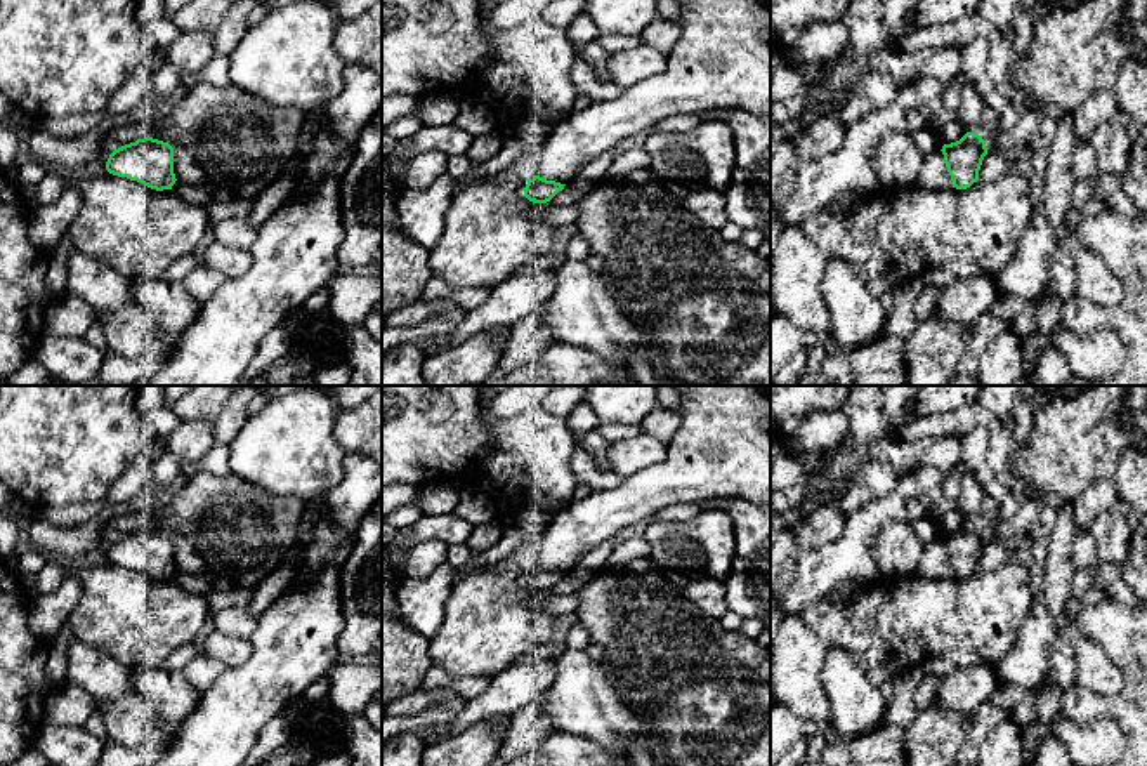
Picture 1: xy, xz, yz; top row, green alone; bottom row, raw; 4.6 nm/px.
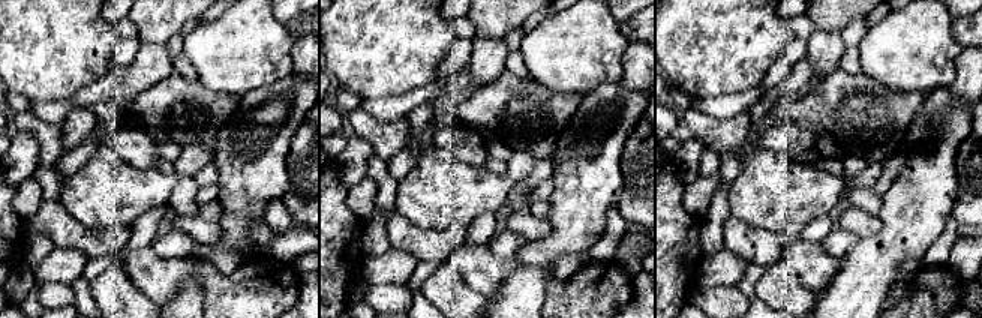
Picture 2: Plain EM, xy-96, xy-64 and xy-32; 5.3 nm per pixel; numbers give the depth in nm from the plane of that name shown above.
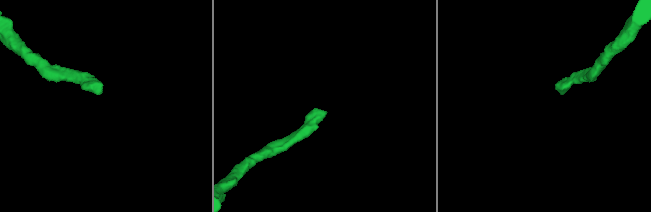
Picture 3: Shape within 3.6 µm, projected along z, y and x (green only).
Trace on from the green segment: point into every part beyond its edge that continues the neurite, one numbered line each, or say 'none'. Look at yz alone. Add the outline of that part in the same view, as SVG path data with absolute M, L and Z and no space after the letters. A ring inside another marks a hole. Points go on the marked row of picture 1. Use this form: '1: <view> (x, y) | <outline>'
1: yz (934, 174) | M942 151L925 156L916 184L930 189L953 188Z

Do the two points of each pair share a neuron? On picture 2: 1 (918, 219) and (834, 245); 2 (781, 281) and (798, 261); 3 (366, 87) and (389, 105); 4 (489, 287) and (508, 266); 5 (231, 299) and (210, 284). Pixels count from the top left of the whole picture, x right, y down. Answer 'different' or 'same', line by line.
1: different
2: different
3: different
4: same
5: same

